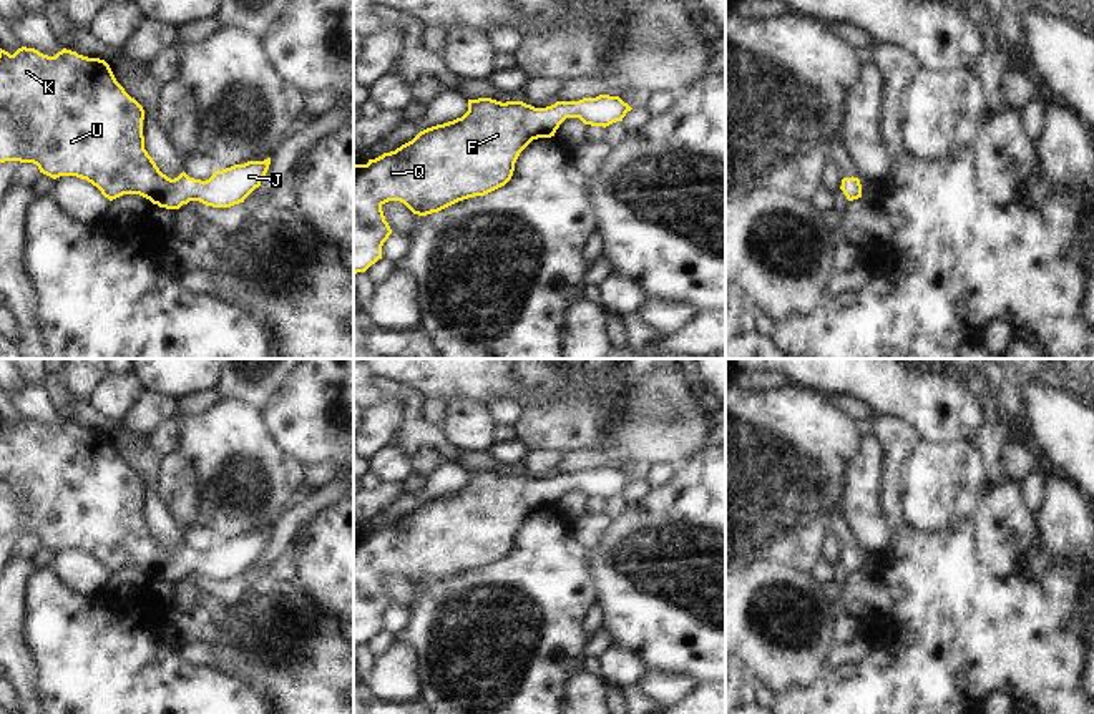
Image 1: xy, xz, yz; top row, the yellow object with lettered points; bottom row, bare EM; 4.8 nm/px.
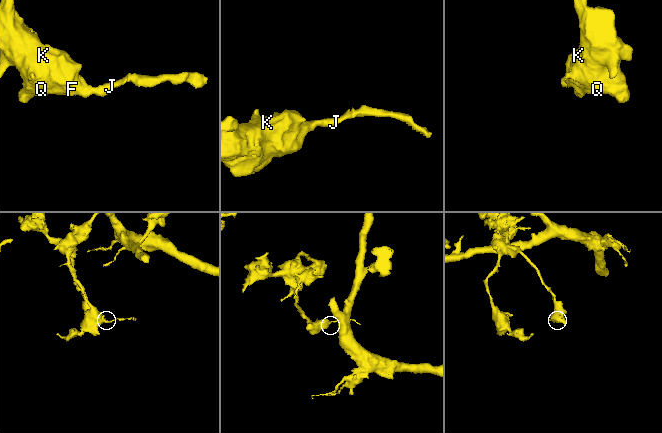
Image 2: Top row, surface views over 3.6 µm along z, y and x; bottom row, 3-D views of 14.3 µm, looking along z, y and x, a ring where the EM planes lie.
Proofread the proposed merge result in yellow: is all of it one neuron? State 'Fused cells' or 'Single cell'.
Single cell.

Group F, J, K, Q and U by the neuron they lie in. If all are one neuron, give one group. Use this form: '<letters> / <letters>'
F J K Q U

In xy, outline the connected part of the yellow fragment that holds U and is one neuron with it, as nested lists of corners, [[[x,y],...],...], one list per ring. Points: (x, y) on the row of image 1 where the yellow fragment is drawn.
[[[22,46],[13,55],[0,48],[0,163],[33,163],[56,179],[76,176],[96,186],[110,201],[139,194],[166,209],[189,201],[231,208],[261,186],[271,158],[214,171],[206,181],[184,171],[171,179],[144,149],[143,106],[116,81],[110,65],[63,48],[55,56]]]

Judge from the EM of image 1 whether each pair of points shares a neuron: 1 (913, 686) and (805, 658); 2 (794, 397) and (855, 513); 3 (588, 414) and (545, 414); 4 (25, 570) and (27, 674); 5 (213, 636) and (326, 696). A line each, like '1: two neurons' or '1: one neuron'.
1: two neurons
2: two neurons
3: one neuron
4: one neuron
5: two neurons

